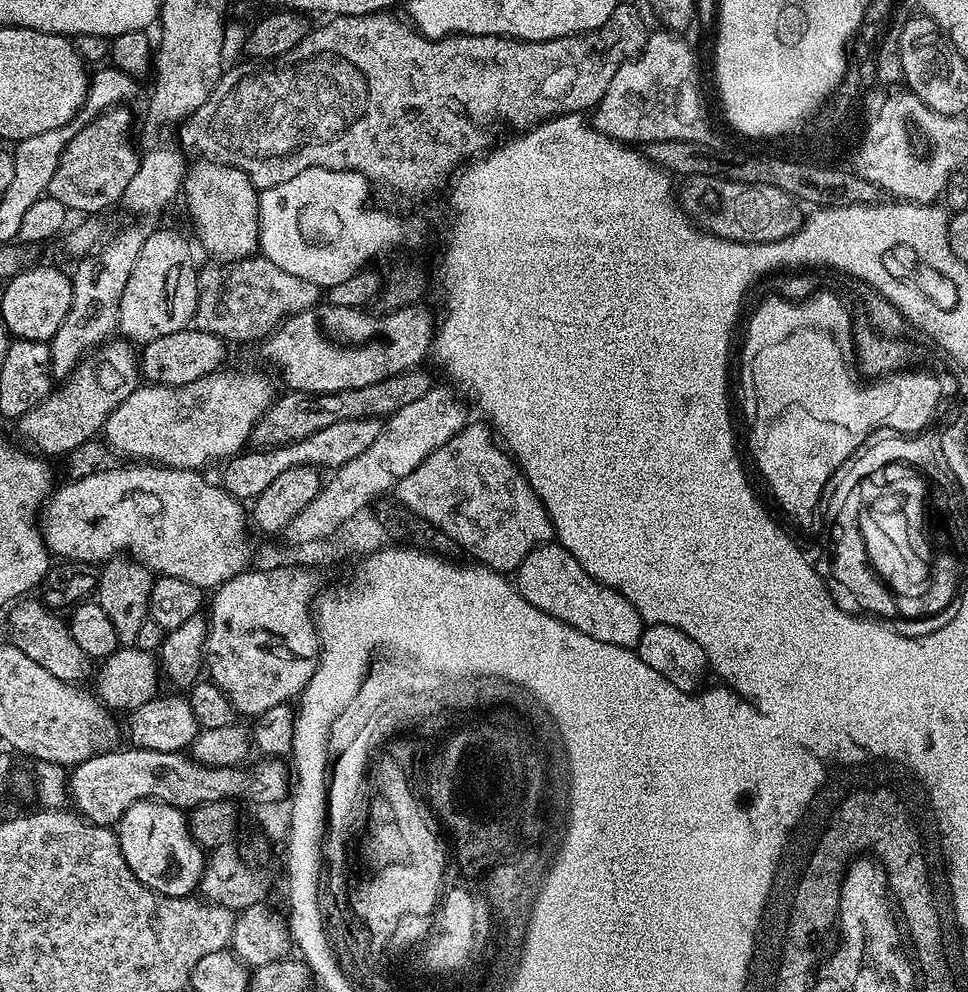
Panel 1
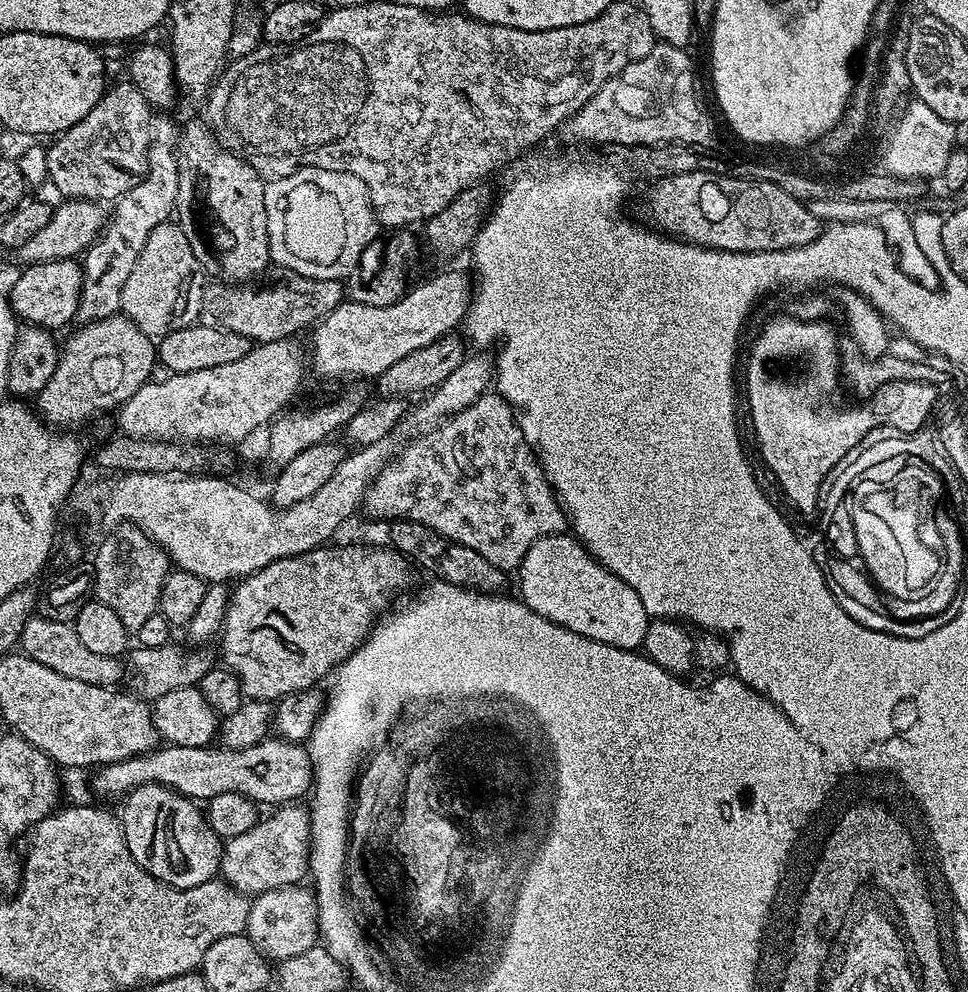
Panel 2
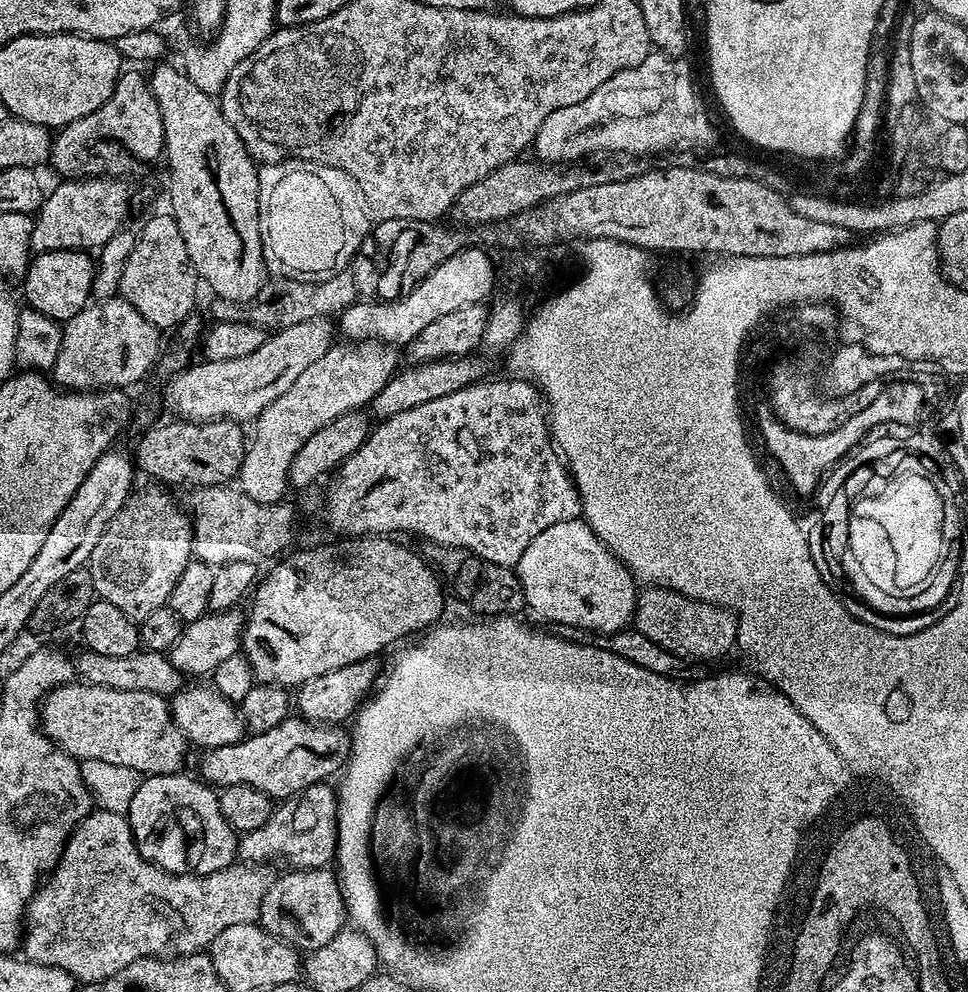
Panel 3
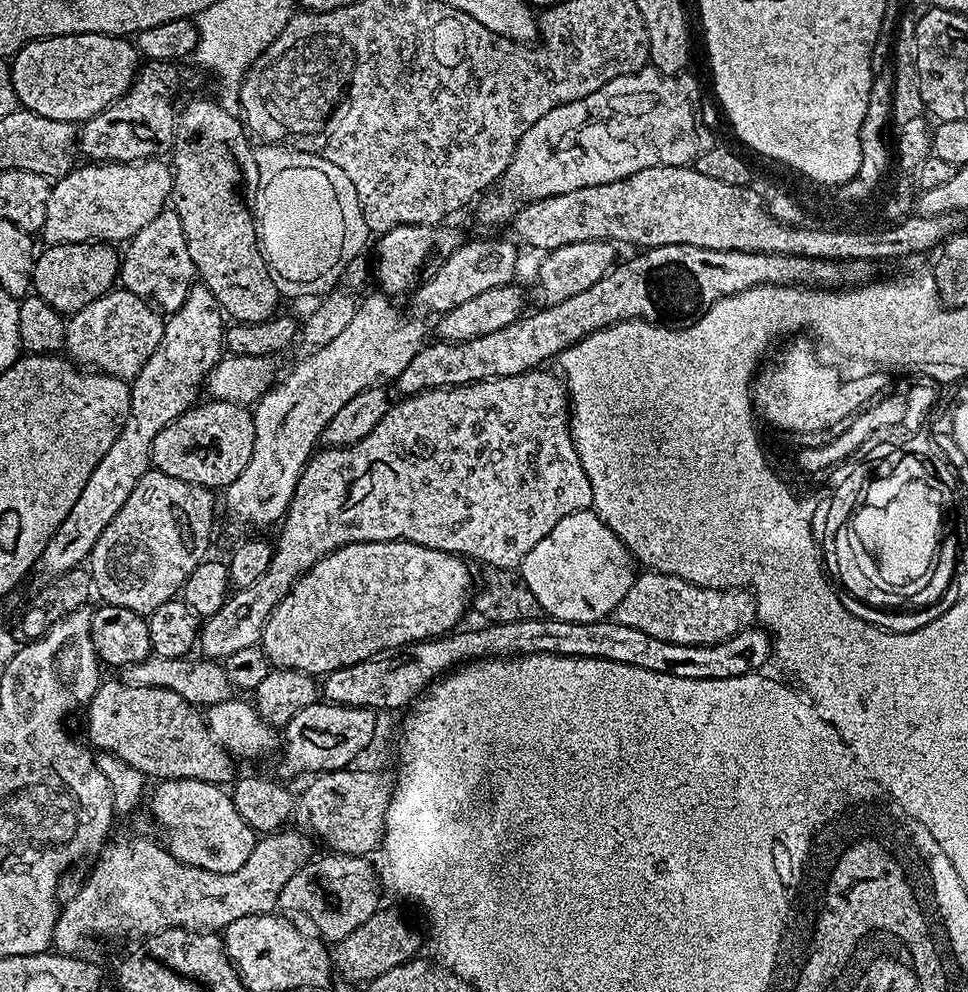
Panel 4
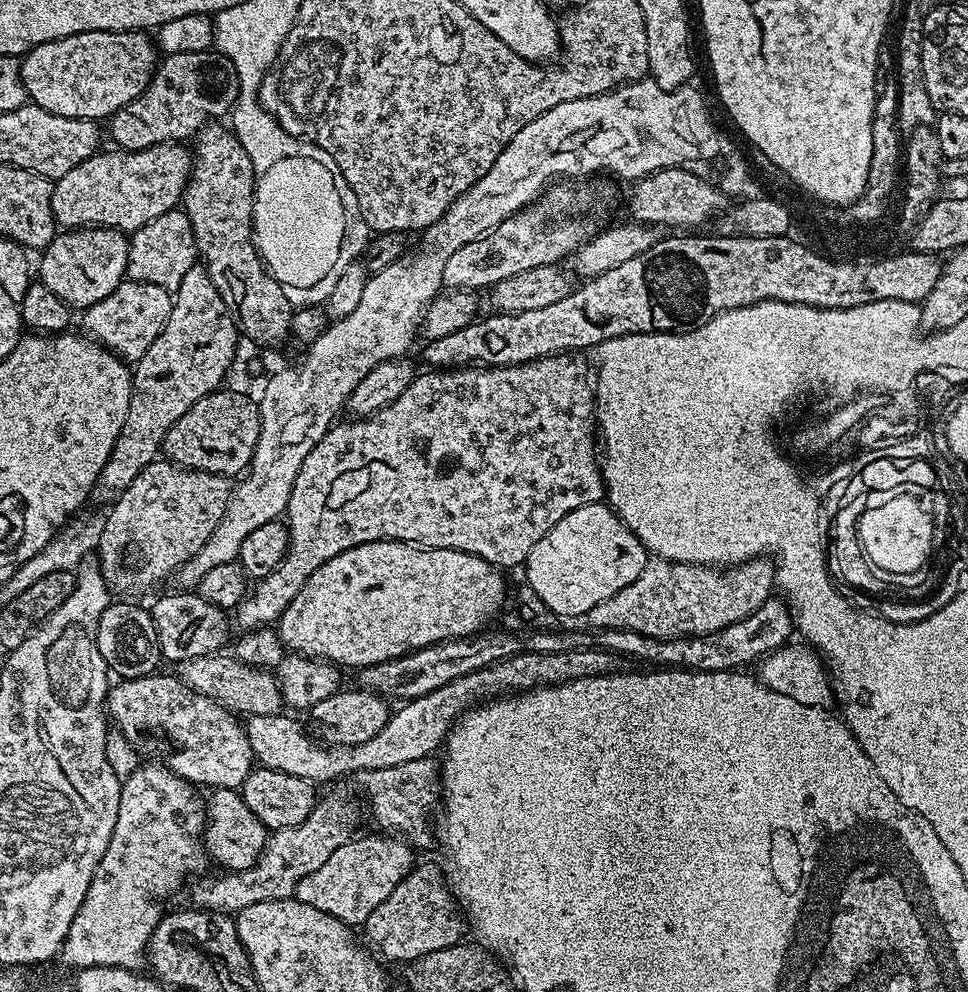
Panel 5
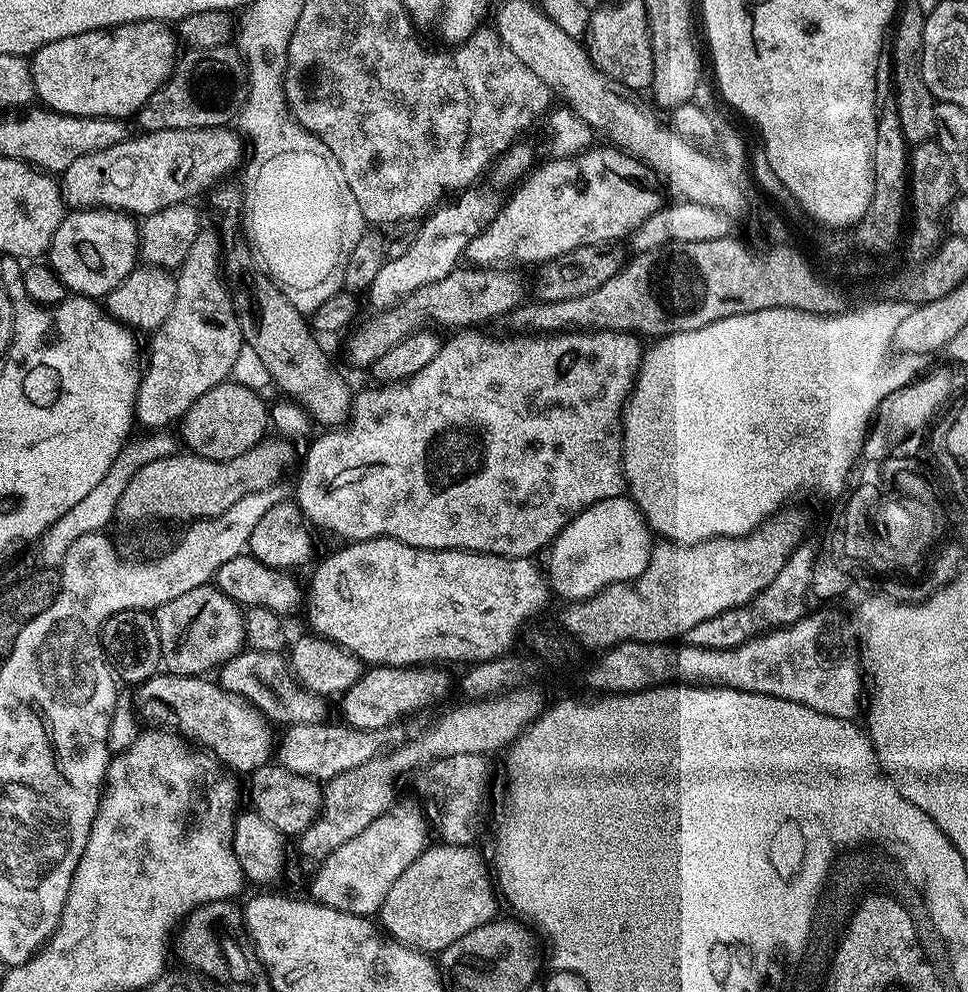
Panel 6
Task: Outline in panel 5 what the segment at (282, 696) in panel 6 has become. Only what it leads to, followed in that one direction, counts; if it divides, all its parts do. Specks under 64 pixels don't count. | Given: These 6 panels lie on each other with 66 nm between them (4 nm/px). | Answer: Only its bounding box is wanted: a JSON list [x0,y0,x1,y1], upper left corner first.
[174,652,284,716]

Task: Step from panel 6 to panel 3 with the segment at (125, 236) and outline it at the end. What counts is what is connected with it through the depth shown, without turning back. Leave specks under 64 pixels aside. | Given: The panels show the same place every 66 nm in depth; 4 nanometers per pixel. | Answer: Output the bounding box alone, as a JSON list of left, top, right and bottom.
[22,248,97,322]

